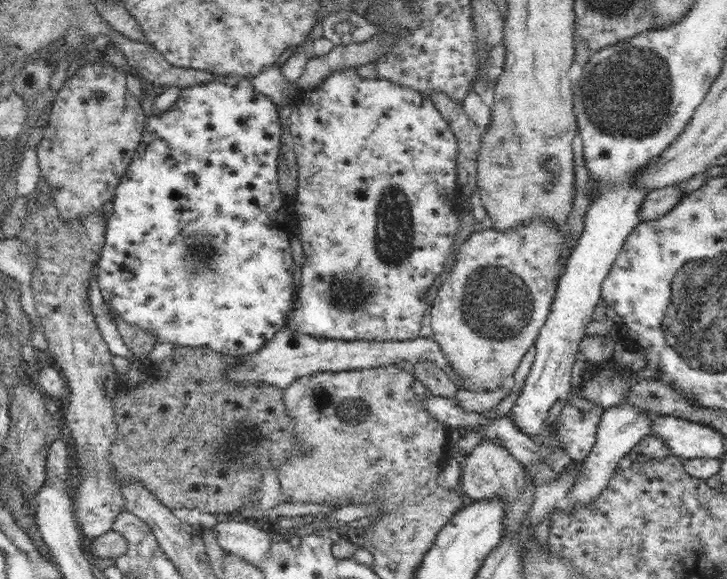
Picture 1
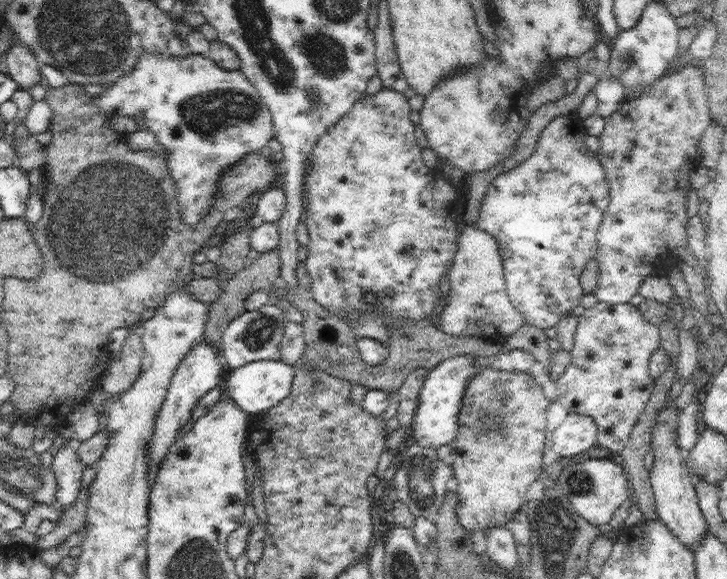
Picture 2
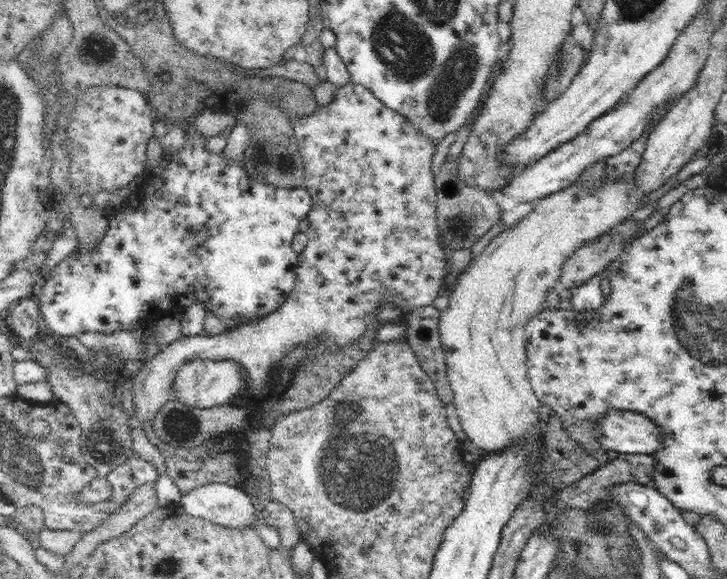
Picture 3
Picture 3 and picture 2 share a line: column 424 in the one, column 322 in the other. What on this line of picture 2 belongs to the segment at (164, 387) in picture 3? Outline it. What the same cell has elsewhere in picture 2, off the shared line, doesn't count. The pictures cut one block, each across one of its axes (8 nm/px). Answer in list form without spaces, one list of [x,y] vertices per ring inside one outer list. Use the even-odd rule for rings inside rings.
[[[381,88],[375,96],[365,94],[353,104],[347,116],[323,132],[309,152],[305,212],[301,218],[309,230],[309,244],[303,264],[311,278],[311,298],[341,318],[345,314],[357,314],[357,310],[377,310],[375,314],[381,320],[383,316],[401,318],[403,322],[429,318],[439,296],[439,280],[451,268],[457,252],[457,236],[465,226],[465,212],[461,212],[461,204],[451,202],[463,200],[463,196],[435,168],[429,170],[423,166],[423,148],[417,146],[409,112],[411,108],[399,92]],[[365,292],[377,298],[377,308],[363,302]]]

